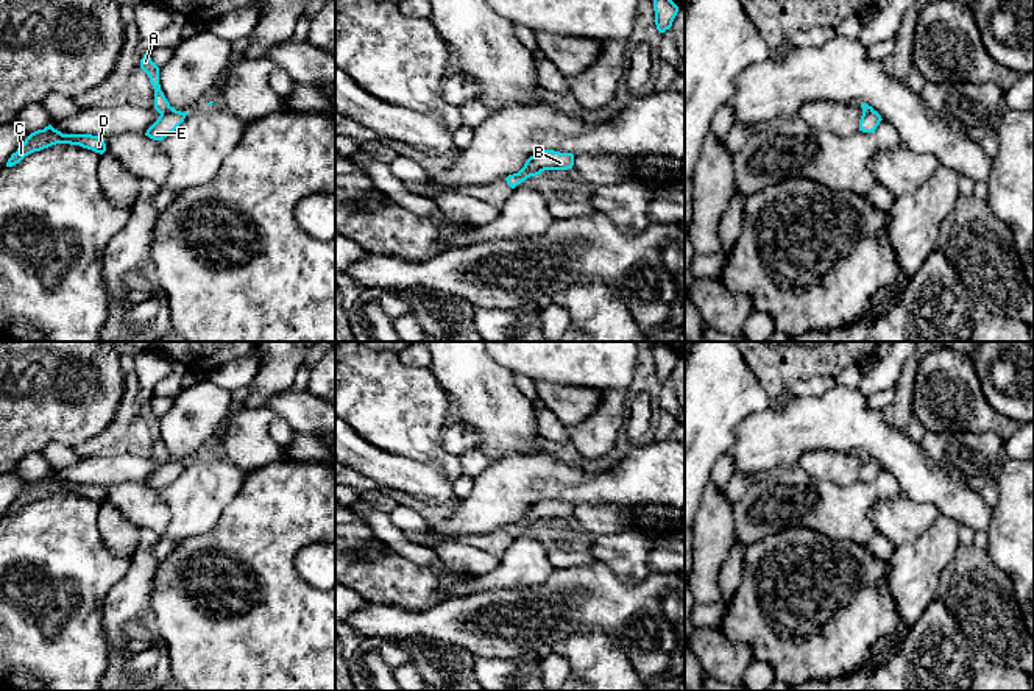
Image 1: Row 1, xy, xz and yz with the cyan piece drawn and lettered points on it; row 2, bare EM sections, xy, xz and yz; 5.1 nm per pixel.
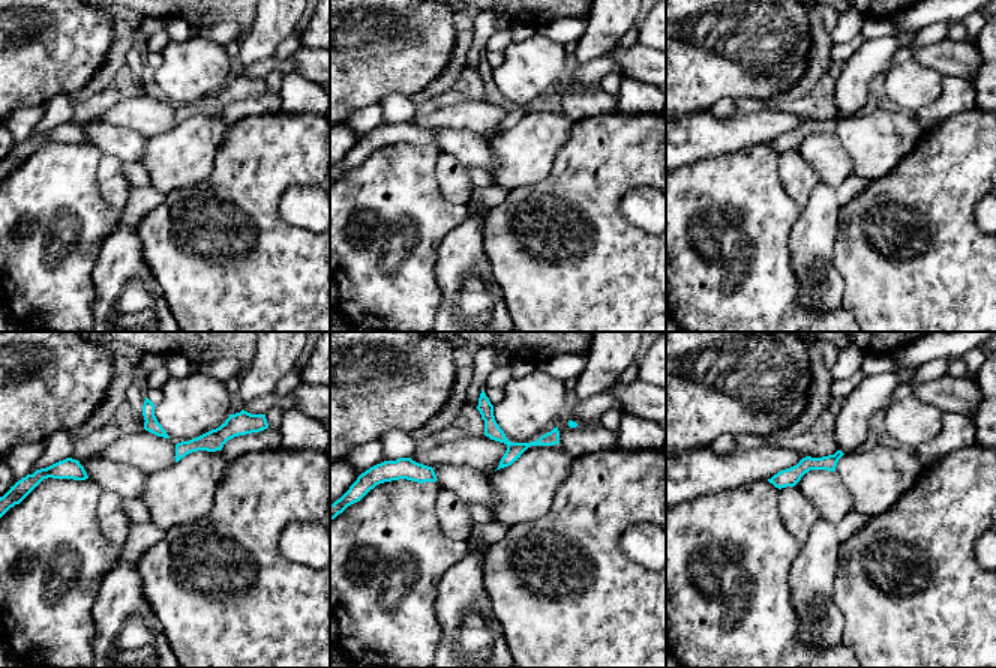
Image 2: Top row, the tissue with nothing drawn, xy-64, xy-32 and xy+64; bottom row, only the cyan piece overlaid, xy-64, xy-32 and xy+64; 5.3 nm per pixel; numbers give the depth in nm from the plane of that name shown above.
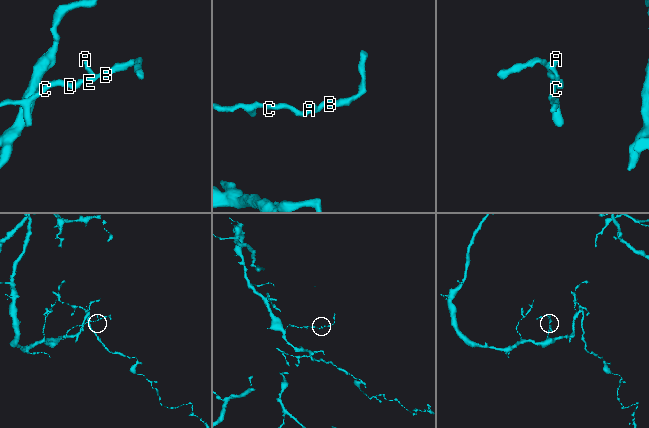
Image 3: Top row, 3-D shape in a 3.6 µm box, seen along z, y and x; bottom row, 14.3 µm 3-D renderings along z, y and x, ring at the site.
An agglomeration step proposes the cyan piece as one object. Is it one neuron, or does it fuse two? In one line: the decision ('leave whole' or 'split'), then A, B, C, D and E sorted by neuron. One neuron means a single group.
leave whole; A B C D E

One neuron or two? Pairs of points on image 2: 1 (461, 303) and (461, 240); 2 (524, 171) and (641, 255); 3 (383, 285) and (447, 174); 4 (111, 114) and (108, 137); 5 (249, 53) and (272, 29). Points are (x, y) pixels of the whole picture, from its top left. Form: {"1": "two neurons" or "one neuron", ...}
{"1": "one neuron", "2": "two neurons", "3": "two neurons", "4": "two neurons", "5": "one neuron"}

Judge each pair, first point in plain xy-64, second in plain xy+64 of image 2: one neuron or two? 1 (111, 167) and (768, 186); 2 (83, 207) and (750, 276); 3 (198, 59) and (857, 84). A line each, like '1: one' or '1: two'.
1: two
2: one
3: one

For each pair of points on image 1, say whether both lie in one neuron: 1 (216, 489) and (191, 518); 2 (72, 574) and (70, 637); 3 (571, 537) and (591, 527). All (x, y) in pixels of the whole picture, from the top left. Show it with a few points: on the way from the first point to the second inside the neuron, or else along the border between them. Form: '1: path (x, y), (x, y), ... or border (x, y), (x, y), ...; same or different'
1: path (208, 496), (194, 510); same
2: path (69, 590), (70, 621); same
3: border (571, 518), (582, 537), (582, 546); different

